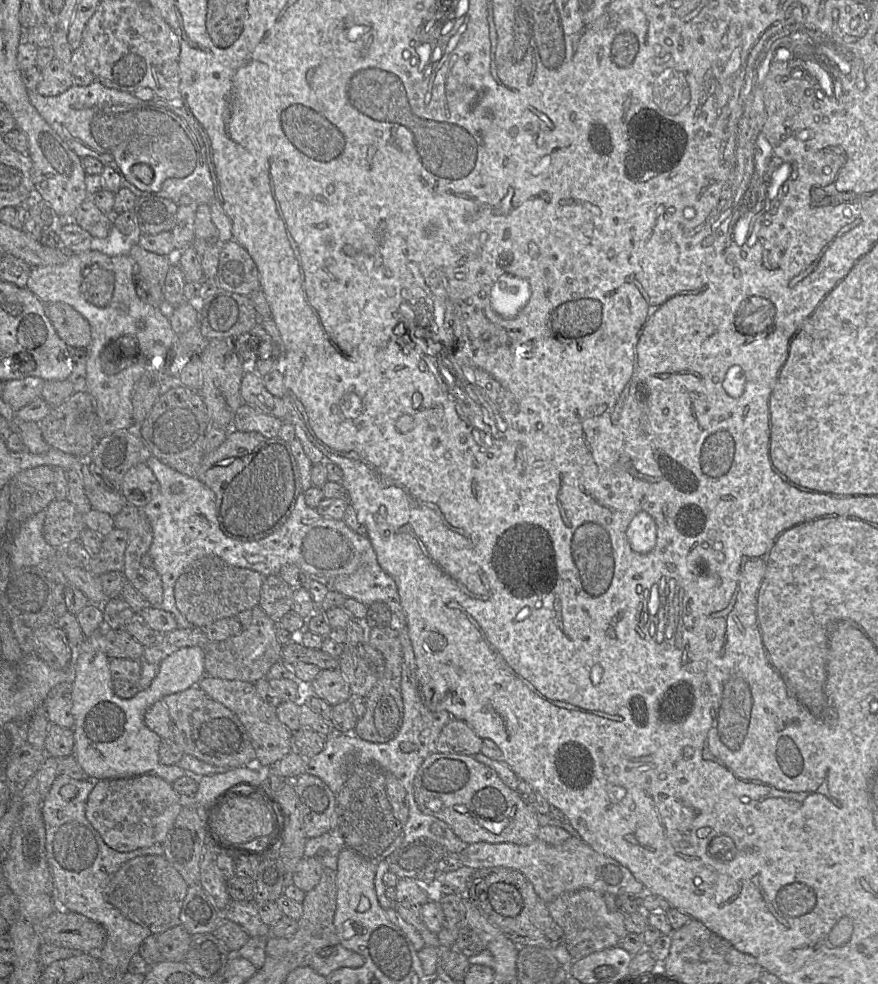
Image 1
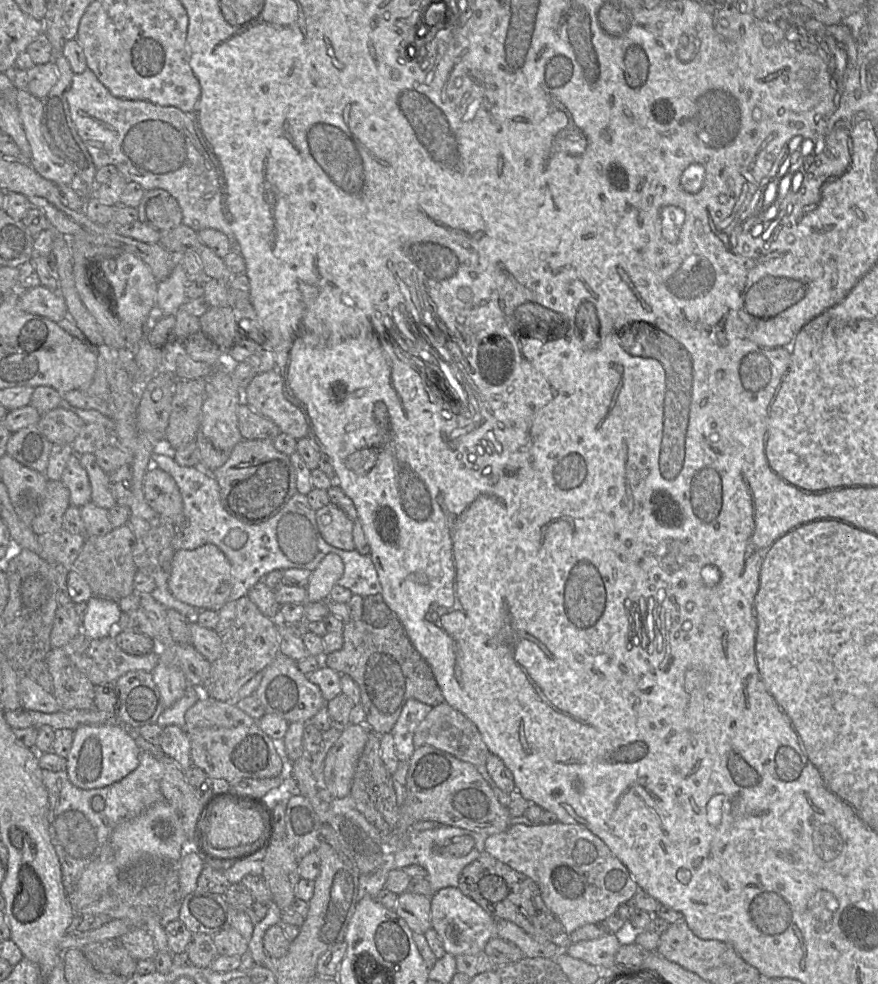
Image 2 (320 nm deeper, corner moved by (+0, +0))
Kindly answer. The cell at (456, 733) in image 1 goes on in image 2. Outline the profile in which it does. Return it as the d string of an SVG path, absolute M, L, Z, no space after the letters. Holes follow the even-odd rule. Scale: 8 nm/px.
M446 702L434 706L420 722L413 736L413 744L415 748L423 745L433 746L475 766L486 764L490 753L477 726Z

